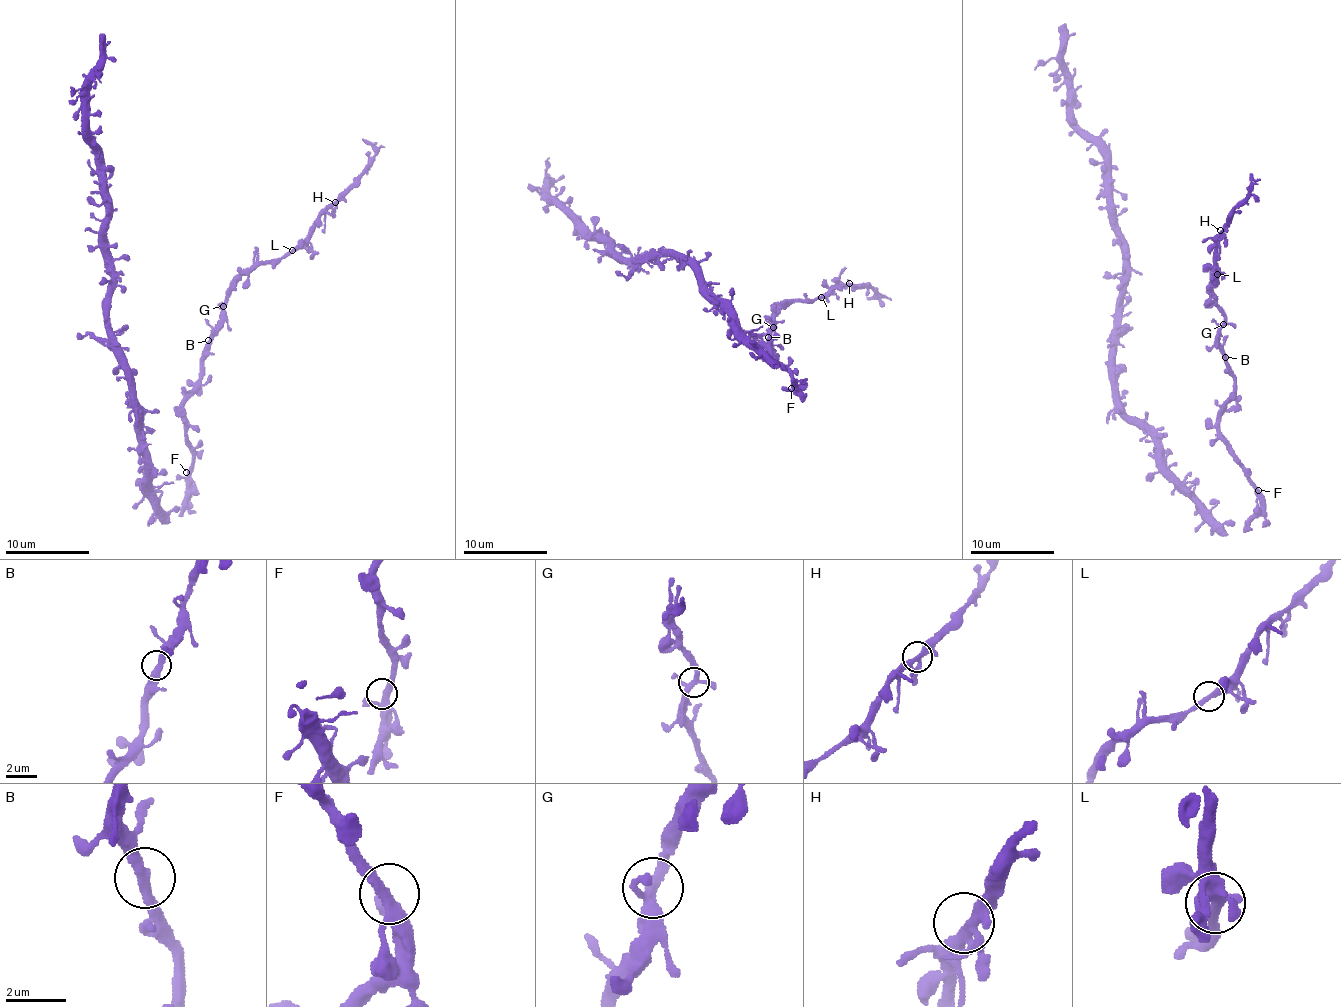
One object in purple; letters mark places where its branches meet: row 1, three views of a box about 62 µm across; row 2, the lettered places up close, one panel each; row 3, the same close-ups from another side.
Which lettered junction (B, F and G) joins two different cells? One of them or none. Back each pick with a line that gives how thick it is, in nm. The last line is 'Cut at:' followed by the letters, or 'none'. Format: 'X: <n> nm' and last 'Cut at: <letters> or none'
Cut at: none

